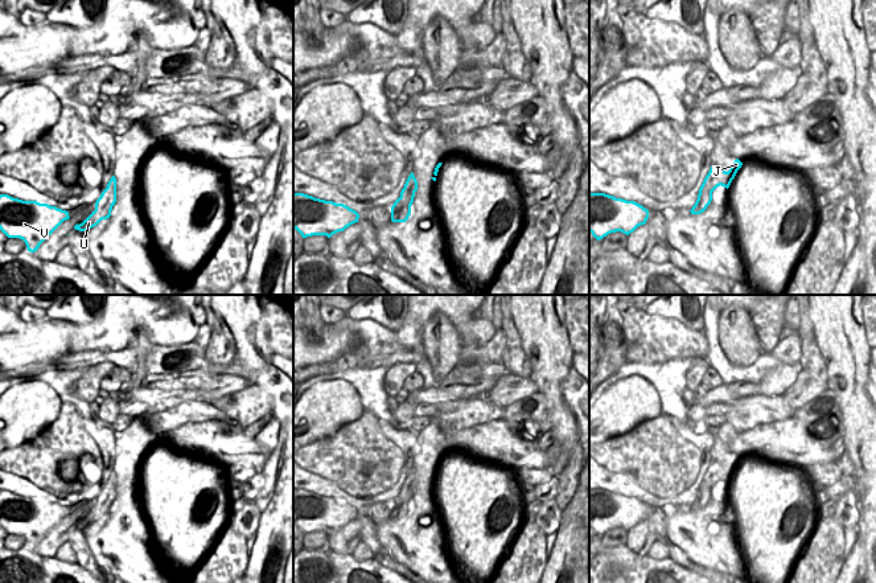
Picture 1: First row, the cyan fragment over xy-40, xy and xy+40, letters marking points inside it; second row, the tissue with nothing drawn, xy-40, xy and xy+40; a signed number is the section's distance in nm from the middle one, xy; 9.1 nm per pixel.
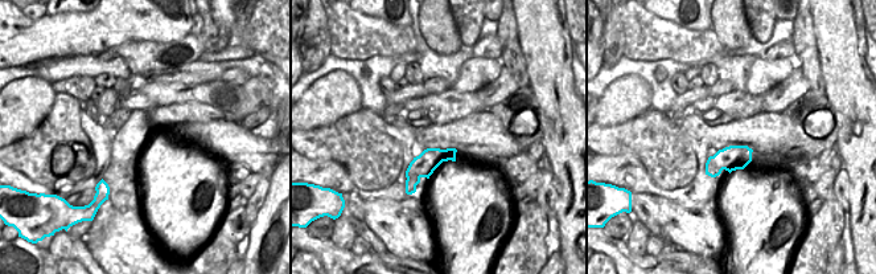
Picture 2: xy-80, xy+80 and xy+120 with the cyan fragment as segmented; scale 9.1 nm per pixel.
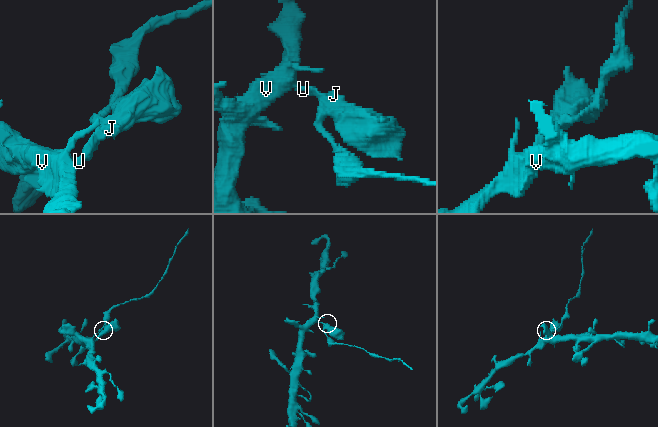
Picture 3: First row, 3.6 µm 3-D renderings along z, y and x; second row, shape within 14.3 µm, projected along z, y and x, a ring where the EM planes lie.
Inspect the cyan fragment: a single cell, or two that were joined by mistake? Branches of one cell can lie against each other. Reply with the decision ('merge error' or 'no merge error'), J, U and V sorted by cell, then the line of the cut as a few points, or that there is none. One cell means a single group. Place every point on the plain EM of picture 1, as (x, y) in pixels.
merge error; J / U V; cut in xy+40 along (700, 483), (710, 488), (710, 497)

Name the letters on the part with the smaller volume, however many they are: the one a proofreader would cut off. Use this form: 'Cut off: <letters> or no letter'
Cut off: J

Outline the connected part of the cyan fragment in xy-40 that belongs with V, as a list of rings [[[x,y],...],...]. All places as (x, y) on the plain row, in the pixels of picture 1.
[[[0,490],[0,526],[8,534],[22,535],[30,549],[69,514],[69,508],[55,502]]]

